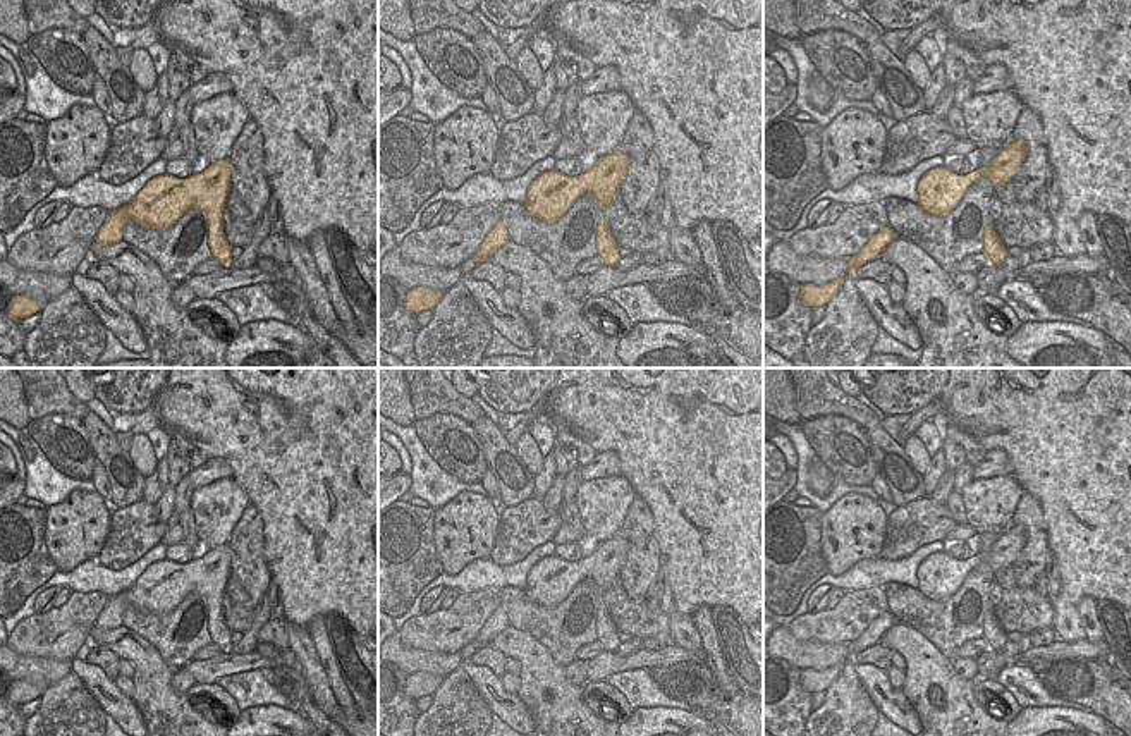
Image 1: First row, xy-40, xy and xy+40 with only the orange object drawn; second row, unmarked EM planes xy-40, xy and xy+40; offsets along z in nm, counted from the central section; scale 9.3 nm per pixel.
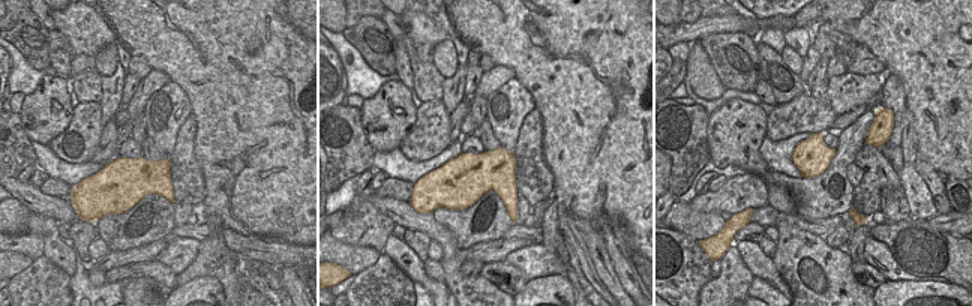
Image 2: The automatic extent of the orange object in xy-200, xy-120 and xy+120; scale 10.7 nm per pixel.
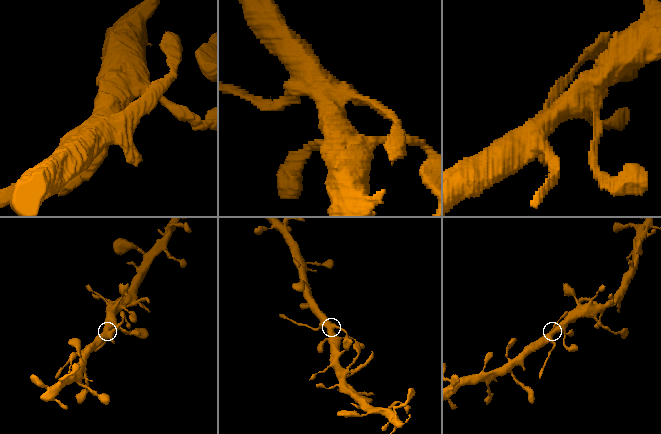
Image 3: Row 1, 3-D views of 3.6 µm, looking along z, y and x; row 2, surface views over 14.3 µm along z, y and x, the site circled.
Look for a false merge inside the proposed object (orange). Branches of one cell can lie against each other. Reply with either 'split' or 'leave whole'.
split

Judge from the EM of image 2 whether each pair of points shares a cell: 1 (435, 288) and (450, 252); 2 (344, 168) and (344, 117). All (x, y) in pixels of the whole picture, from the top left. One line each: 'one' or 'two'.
1: two
2: one

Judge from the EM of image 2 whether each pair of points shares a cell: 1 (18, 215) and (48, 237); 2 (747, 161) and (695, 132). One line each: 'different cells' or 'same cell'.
1: same cell
2: different cells

